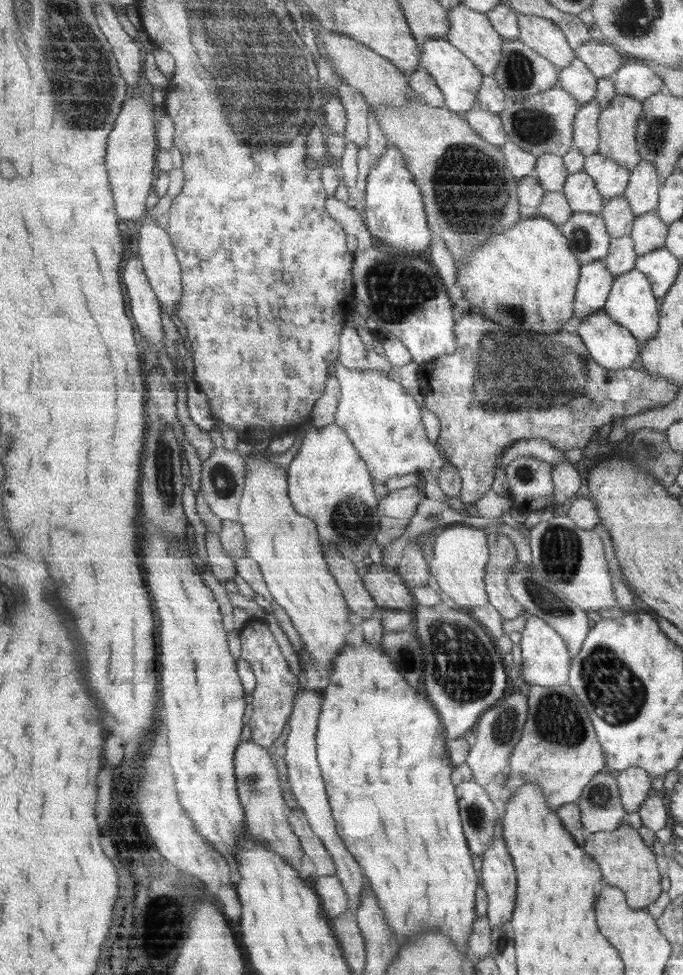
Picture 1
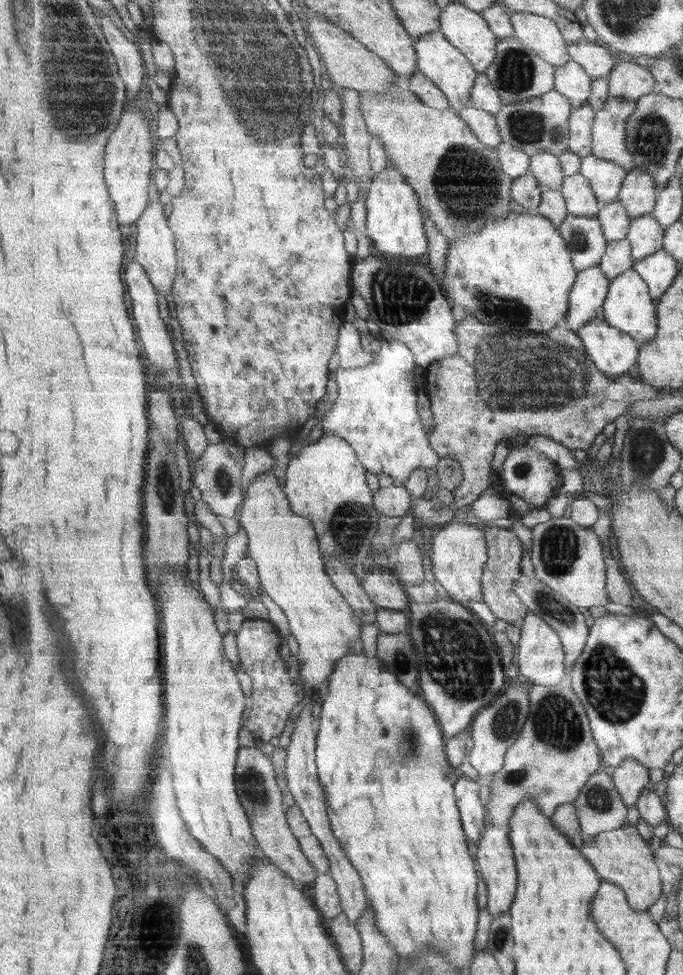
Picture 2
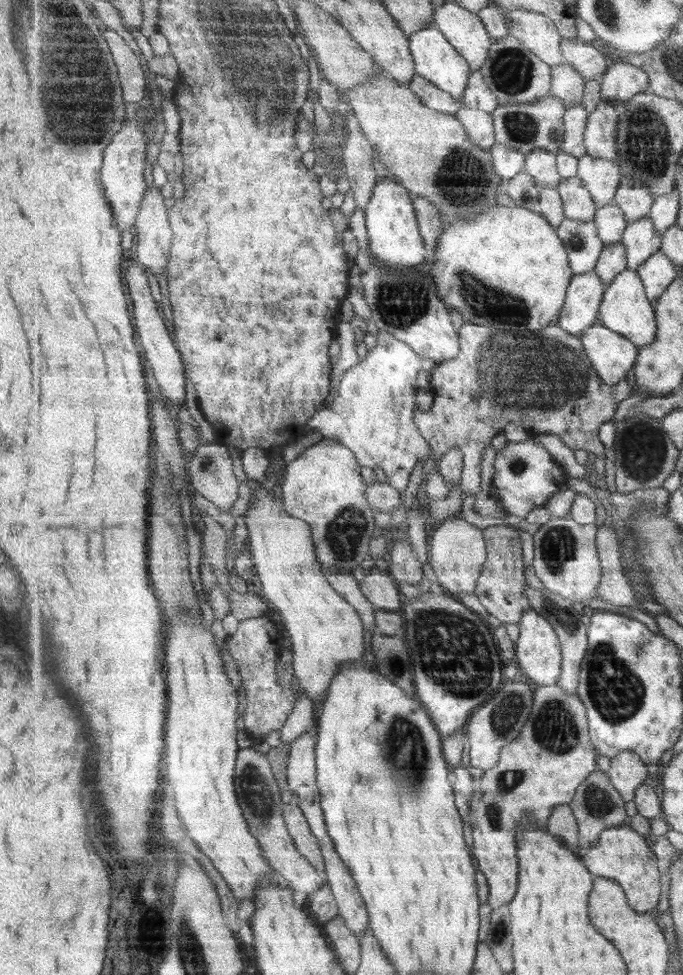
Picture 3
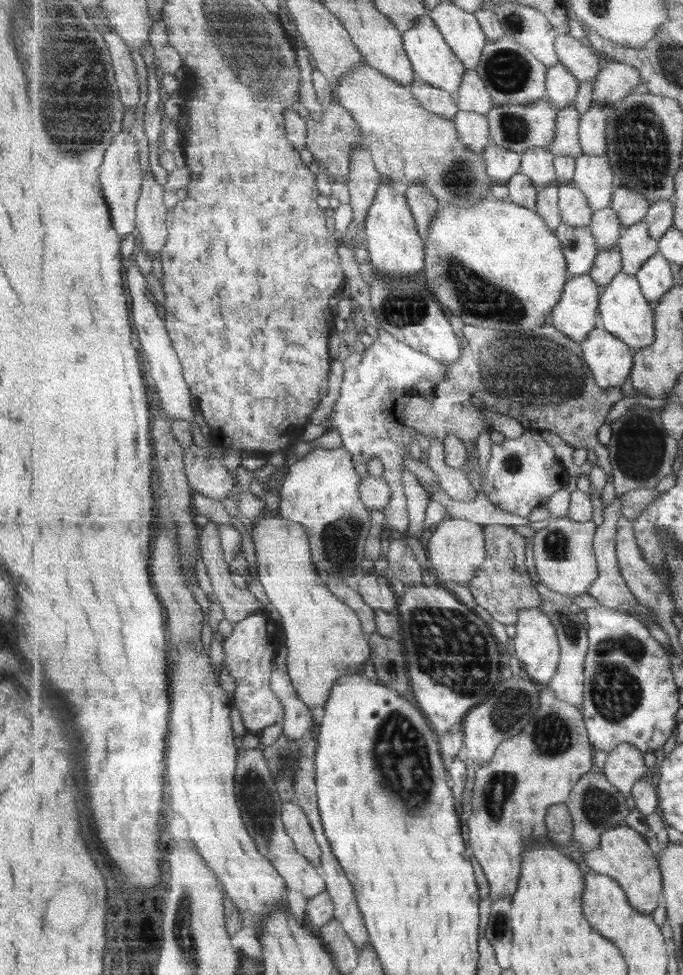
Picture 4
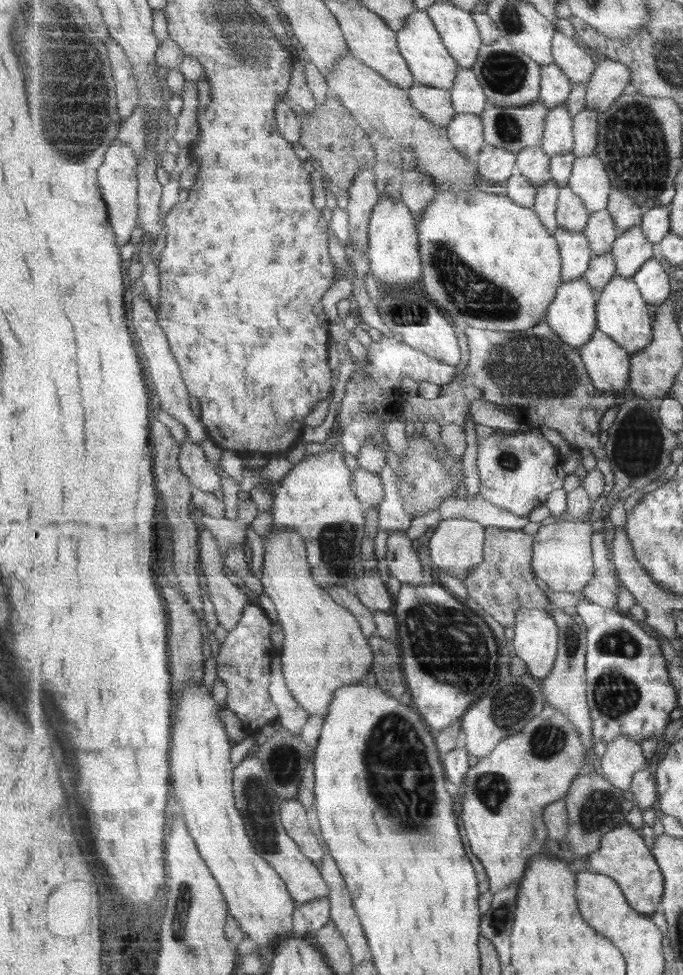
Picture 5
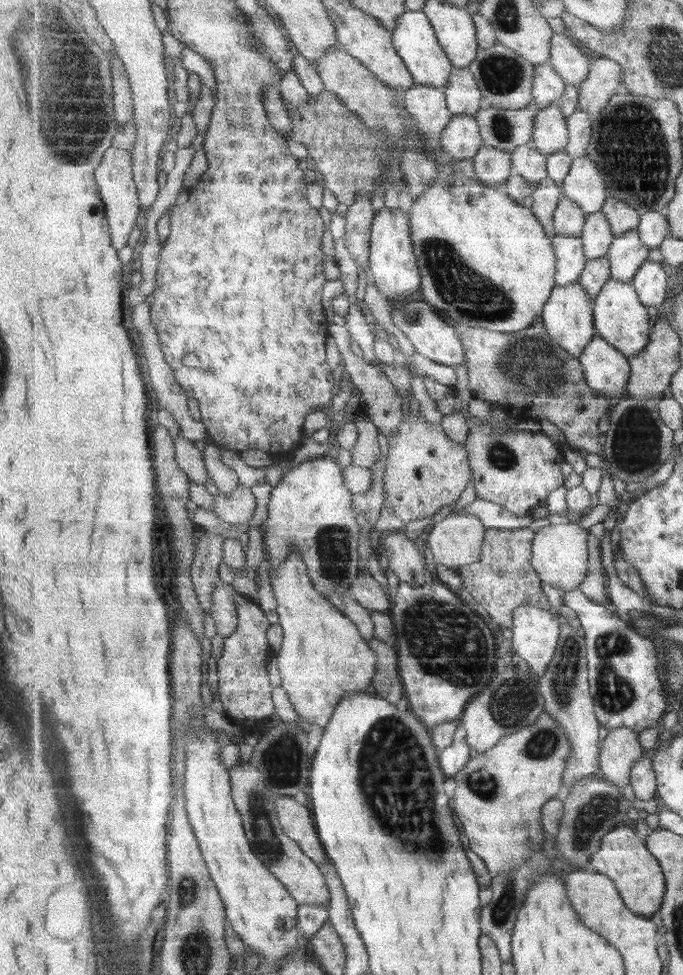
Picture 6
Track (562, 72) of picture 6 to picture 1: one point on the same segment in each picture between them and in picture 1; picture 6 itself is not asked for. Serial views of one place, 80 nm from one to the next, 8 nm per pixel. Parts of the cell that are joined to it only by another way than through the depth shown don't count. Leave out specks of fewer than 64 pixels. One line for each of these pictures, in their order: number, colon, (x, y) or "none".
1: (604, 60)
2: (599, 63)
3: (589, 61)
4: (579, 57)
5: (573, 58)

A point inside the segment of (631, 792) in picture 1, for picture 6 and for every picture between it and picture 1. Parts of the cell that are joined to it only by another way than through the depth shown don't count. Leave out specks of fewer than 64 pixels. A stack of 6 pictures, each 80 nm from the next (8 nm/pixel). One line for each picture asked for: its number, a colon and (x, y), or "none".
2: (631, 778)
3: (627, 771)
4: (625, 766)
5: (623, 758)
6: (620, 750)

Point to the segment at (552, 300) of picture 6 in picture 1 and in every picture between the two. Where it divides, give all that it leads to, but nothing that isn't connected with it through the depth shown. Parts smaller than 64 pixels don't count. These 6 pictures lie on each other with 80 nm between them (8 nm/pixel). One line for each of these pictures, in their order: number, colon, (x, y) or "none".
1: (596, 281)
2: (589, 294)
3: (585, 295)
4: (577, 315)
5: (573, 315)

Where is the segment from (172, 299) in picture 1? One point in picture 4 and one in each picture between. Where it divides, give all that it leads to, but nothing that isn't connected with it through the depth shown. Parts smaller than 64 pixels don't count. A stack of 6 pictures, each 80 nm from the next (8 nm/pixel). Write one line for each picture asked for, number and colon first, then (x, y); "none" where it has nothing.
2: (156, 250)
3: (154, 233)
4: (151, 215)

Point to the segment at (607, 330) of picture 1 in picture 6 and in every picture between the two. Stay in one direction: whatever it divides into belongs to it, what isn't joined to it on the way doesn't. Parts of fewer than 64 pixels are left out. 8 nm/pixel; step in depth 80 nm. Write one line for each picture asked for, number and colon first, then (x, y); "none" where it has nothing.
2: (615, 352)
3: (613, 355)
4: (611, 360)
5: (610, 366)
6: (607, 370)

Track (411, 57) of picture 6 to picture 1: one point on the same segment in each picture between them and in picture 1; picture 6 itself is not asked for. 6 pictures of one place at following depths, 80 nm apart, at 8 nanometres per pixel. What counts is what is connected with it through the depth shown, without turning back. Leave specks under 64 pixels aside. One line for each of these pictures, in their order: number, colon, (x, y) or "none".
1: (460, 80)
2: (442, 62)
3: (436, 59)
4: (434, 61)
5: (432, 64)

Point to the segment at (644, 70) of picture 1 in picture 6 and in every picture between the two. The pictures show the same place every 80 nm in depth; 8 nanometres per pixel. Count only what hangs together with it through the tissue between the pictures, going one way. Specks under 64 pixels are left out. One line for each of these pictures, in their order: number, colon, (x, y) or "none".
2: (629, 80)
3: (623, 81)
4: (616, 81)
5: (611, 79)
6: (605, 79)

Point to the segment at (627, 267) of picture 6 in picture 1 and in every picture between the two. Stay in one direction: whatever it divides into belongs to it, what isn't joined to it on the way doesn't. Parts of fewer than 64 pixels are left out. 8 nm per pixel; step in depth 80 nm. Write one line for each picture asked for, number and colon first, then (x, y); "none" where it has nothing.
1: (649, 233)
2: (646, 235)
3: (641, 240)
4: (636, 245)
5: (632, 249)

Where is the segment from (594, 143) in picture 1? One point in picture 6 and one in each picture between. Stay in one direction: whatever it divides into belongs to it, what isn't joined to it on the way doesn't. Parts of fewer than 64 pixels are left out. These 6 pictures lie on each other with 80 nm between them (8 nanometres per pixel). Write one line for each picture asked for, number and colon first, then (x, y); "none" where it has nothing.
2: (582, 120)
3: (576, 119)
4: (567, 142)
5: (559, 138)
6: (552, 134)

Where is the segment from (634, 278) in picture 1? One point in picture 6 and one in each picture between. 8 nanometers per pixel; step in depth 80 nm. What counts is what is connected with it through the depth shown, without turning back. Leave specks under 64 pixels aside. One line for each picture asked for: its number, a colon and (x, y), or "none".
2: (629, 307)
3: (626, 309)
4: (624, 310)
5: (622, 312)
6: (621, 318)

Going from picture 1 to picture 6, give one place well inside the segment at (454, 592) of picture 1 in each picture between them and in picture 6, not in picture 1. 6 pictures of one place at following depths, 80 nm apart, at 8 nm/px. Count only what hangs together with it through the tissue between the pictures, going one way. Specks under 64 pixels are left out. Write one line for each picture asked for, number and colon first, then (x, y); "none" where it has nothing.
2: (459, 550)
3: (458, 550)
4: (457, 549)
5: (456, 546)
6: (457, 541)

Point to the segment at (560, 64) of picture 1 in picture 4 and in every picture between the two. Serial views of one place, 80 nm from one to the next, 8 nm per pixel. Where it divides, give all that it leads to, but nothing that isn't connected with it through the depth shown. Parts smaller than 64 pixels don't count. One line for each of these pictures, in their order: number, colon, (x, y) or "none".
2: (542, 34)
3: (538, 32)
4: (530, 27)

